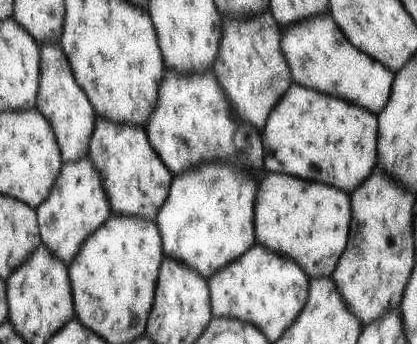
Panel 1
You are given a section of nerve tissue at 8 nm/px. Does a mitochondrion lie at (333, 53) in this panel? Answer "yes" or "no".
yes

